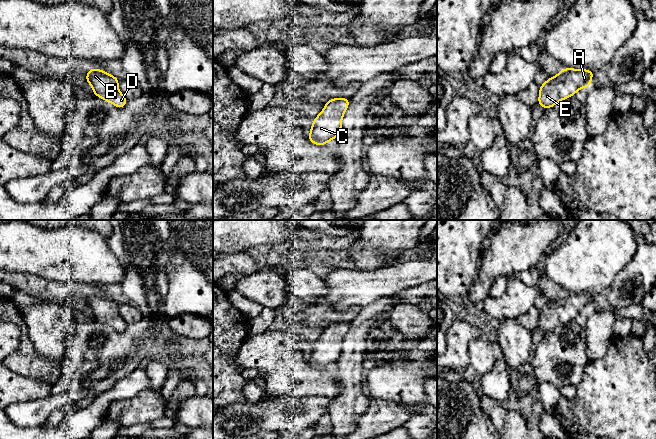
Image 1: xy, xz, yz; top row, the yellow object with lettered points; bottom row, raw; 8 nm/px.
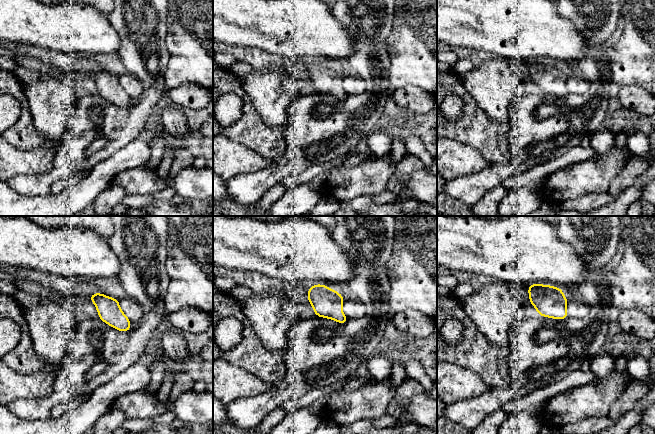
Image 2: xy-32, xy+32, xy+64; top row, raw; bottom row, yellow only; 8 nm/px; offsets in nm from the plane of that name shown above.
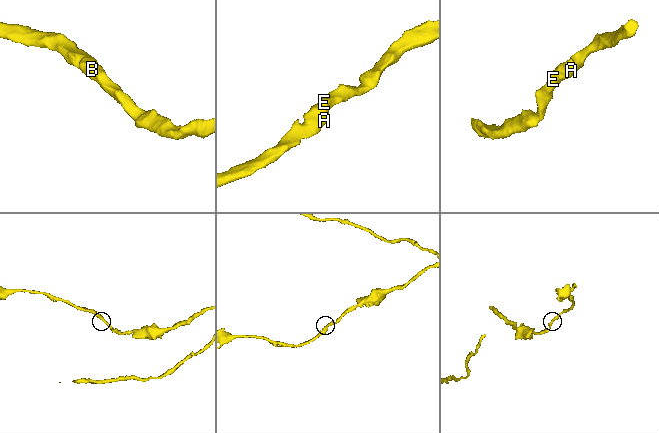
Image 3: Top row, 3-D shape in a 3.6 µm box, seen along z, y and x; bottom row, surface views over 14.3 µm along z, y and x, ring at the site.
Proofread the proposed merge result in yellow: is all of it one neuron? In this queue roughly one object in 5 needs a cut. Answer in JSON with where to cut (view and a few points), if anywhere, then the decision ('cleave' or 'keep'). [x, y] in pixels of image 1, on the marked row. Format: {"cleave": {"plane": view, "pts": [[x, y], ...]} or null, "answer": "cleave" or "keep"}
{"cleave": null, "answer": "keep"}

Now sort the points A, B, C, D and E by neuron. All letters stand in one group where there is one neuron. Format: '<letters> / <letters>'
A B C D E

